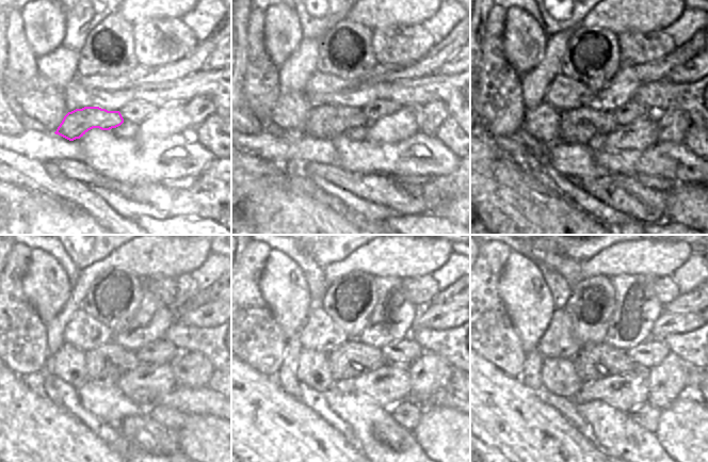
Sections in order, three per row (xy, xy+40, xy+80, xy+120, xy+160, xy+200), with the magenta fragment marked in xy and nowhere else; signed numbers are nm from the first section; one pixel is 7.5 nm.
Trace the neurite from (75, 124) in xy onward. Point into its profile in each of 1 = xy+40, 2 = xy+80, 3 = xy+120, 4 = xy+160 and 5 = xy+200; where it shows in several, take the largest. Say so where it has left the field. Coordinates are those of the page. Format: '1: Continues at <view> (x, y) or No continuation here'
1: Continues at xy+40 (327, 122)
2: Continues at xy+80 (580, 125)
3: Continues at xy+120 (109, 361)
4: Continues at xy+160 (351, 360)
5: Continues at xy+200 (593, 361)

